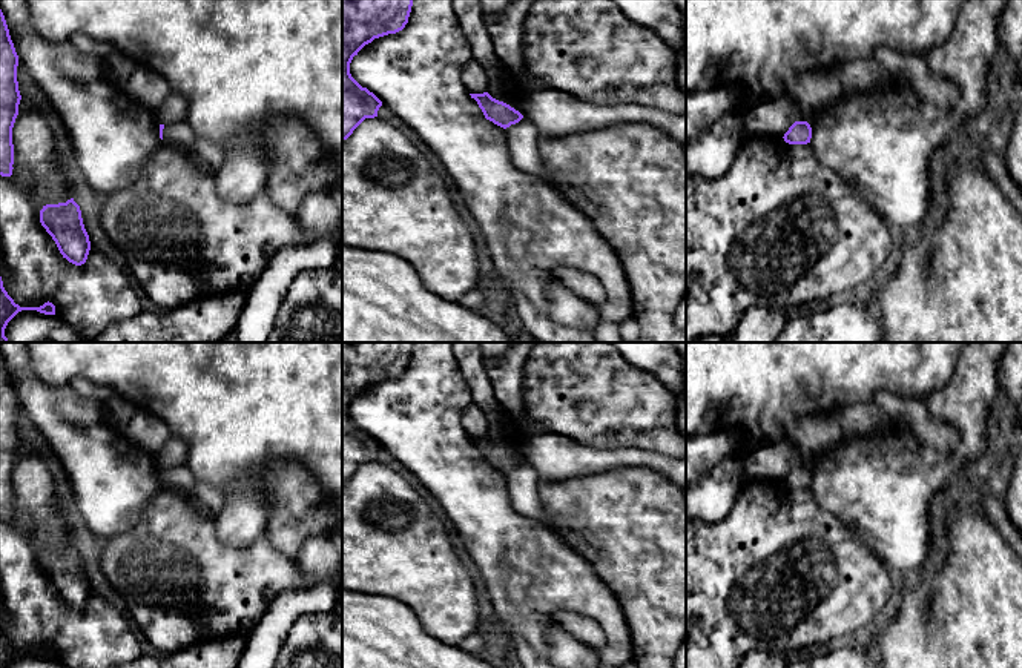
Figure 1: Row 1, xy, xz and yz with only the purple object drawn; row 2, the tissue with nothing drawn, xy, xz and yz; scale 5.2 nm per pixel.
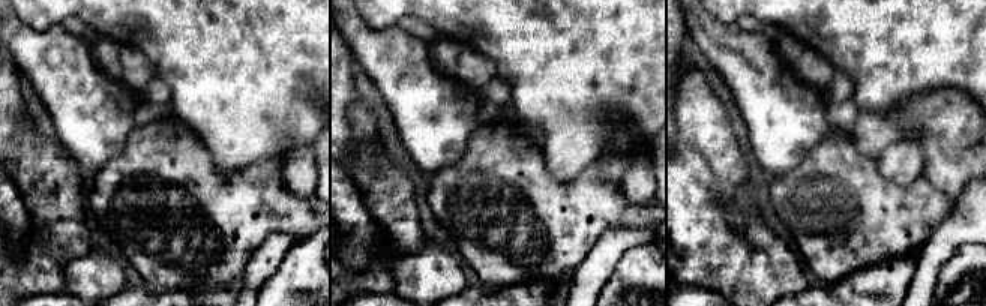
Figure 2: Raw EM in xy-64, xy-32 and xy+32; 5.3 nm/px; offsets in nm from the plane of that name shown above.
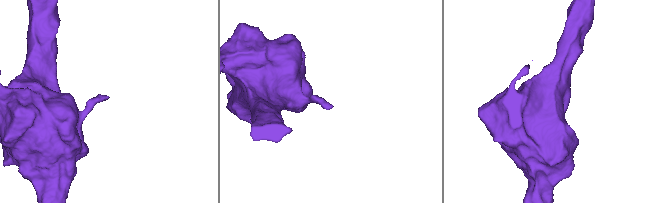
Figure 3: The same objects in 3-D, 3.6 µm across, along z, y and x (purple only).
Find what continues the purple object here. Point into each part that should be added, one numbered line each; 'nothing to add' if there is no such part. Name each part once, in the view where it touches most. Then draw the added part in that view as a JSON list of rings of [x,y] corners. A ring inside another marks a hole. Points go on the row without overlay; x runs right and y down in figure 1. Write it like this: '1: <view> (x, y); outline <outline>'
nothing to add

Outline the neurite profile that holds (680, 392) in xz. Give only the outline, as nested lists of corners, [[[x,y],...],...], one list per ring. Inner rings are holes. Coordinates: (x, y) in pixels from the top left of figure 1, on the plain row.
[[[612,342],[637,369],[651,372],[678,398],[680,432],[686,438],[686,367],[674,342]]]

